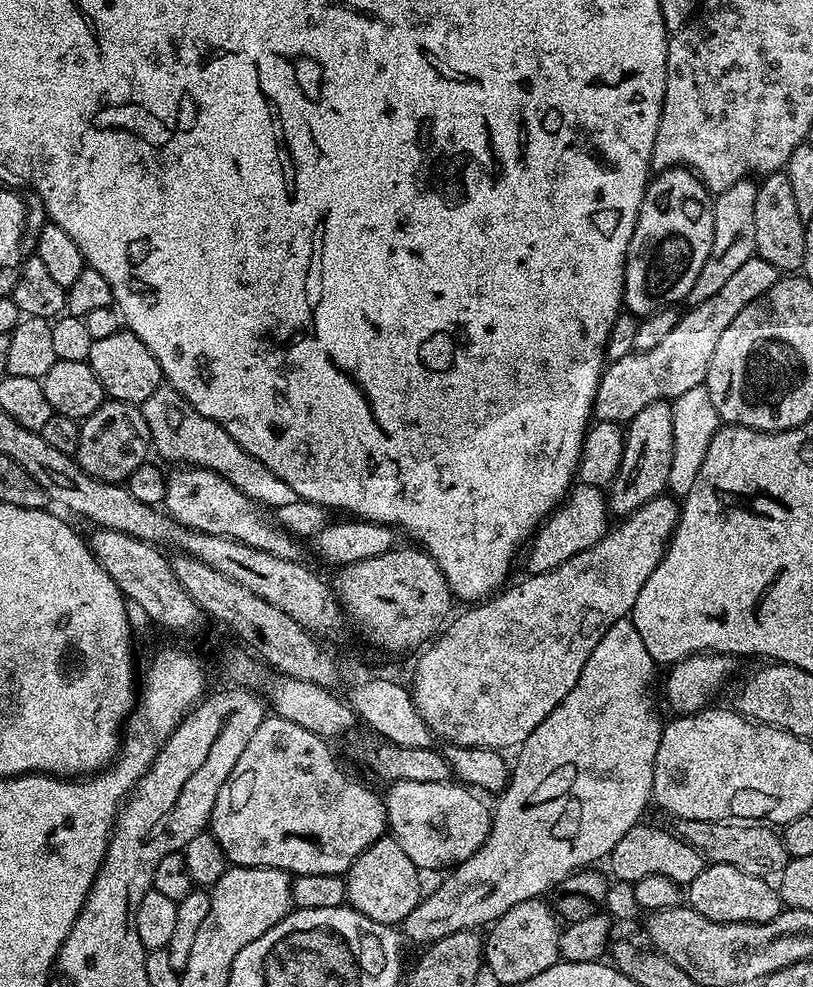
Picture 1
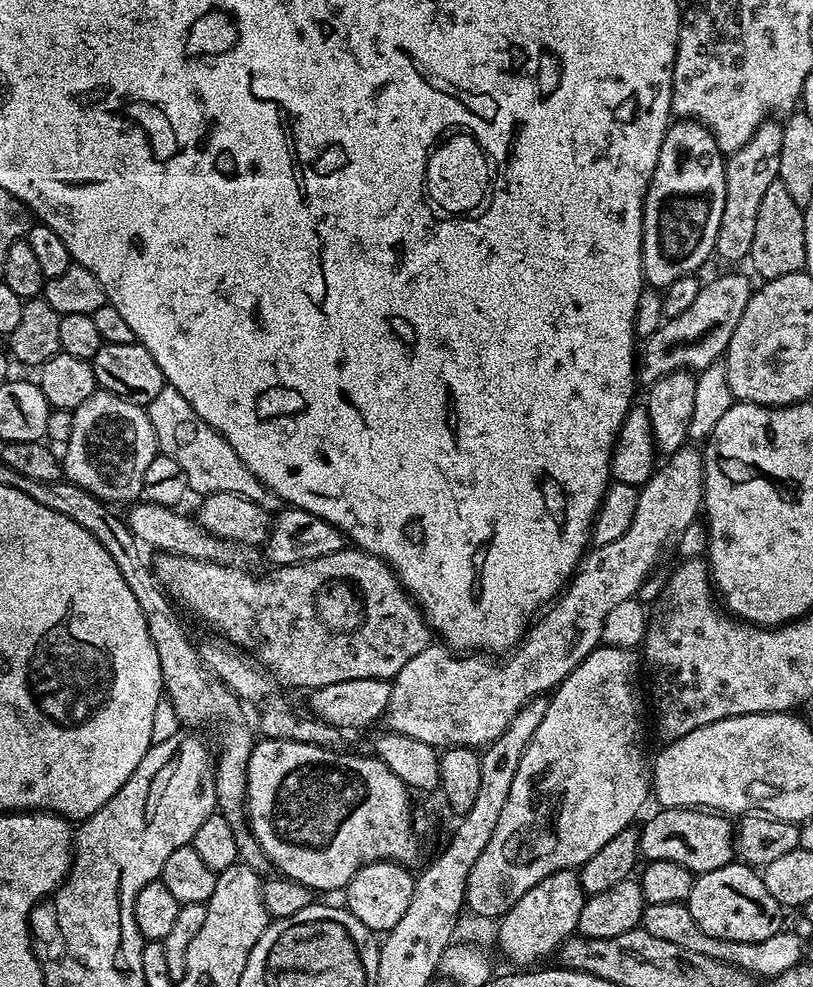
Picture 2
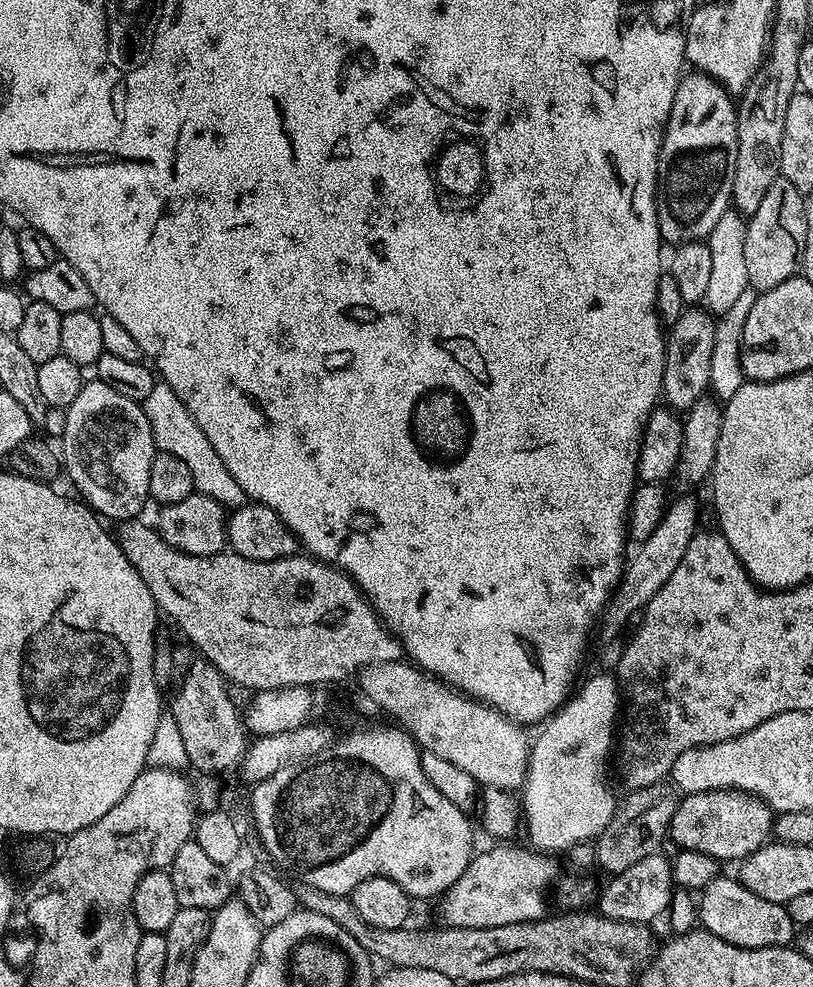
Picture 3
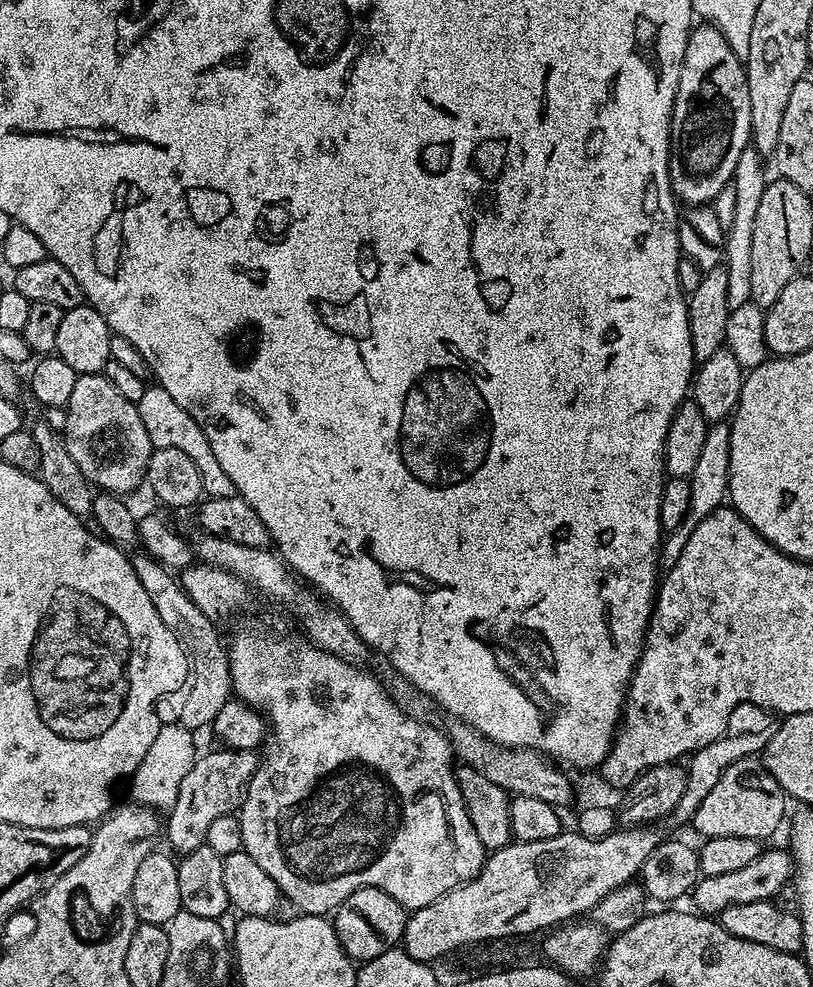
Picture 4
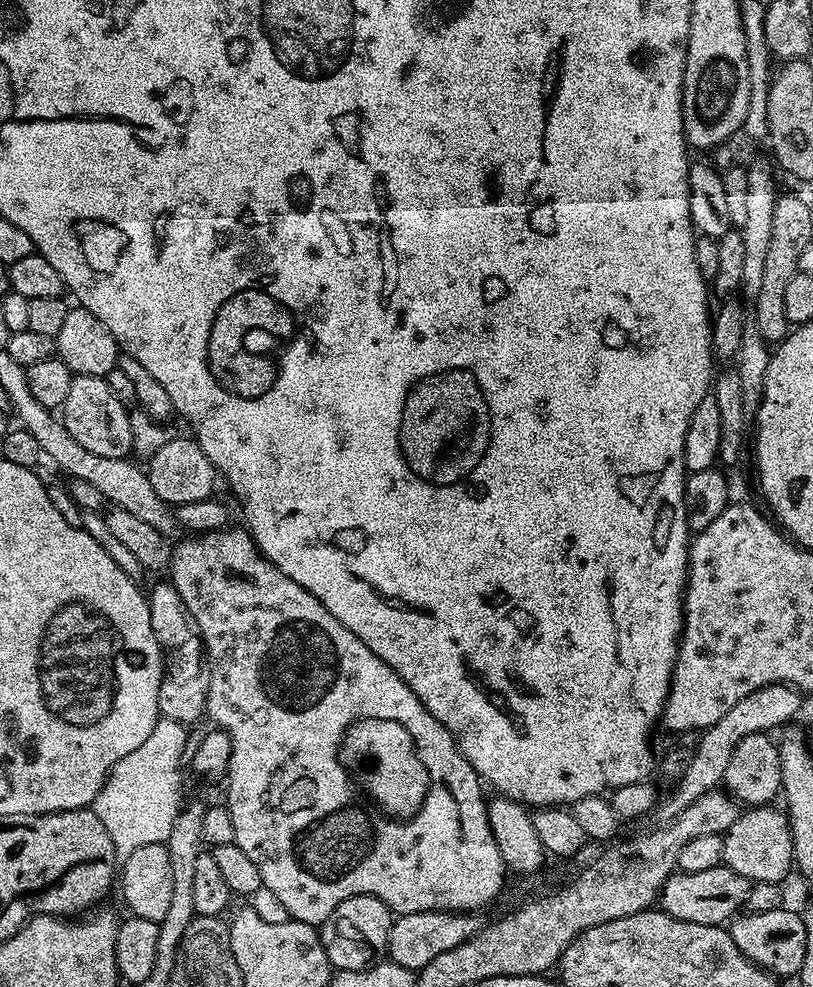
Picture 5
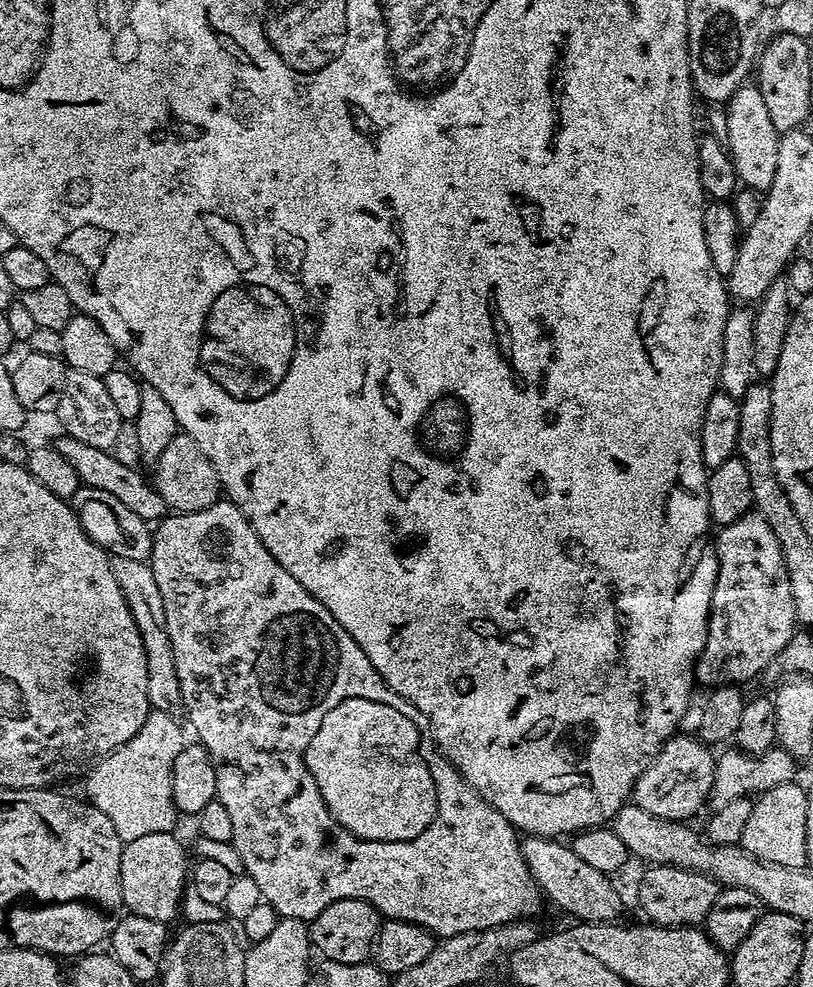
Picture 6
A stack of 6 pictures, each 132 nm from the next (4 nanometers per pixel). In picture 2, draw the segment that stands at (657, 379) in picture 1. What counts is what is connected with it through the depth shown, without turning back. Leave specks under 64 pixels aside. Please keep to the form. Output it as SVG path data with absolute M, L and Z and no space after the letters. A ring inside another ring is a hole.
M728 272L725 276L716 276L709 284L705 283L700 289L698 298L678 318L665 320L662 327L654 330L652 337L643 341L638 352L638 376L645 385L652 385L655 380L662 378L671 372L682 372L685 370L699 370L717 363L727 352L730 346L730 338L734 338L734 330L742 318L742 310L746 310L746 302L750 302L754 291L751 284L740 272Z

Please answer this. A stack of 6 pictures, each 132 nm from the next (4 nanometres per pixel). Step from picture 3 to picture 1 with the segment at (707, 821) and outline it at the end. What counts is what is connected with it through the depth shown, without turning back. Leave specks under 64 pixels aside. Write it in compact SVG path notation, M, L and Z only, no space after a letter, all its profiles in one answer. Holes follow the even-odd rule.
M647 822L635 824L630 831L622 834L622 842L614 846L614 850L606 858L606 865L612 871L613 881L636 884L642 878L650 878L652 874L662 874L681 886L687 886L702 874L706 860L698 849L690 846L685 840L671 831L663 832L660 828L651 828Z

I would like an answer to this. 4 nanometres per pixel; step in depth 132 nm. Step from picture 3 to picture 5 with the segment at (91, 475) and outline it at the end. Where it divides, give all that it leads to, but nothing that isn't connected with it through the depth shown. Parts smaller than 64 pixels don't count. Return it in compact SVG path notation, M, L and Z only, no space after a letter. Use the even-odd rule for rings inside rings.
M73 375L70 382L70 394L66 394L66 402L62 409L62 419L70 438L78 442L78 446L86 446L90 454L98 454L102 458L125 458L132 452L132 435L130 434L129 409L118 398L114 398L114 390L110 390L107 379L102 376Z

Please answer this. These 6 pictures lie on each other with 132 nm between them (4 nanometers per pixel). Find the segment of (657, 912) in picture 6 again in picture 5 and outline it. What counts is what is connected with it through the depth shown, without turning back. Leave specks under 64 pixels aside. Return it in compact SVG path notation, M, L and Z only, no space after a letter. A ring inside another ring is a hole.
M723 866L700 870L698 874L677 870L660 888L658 908L682 922L724 926L744 908L746 894L750 894L752 885L752 881L742 878L742 874L734 874L734 870Z

